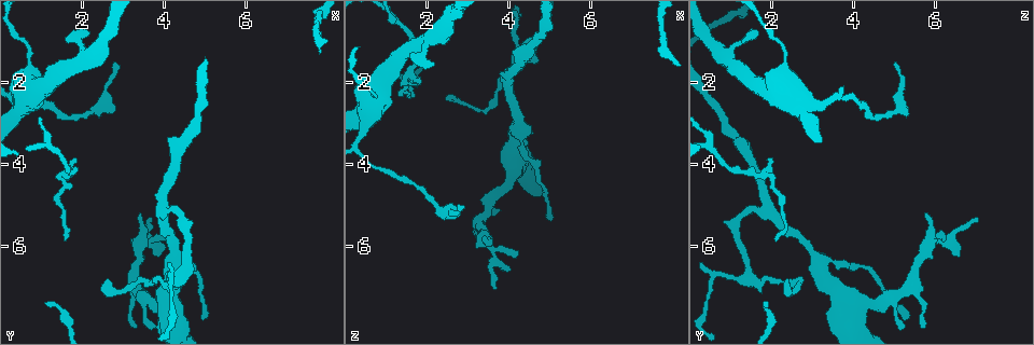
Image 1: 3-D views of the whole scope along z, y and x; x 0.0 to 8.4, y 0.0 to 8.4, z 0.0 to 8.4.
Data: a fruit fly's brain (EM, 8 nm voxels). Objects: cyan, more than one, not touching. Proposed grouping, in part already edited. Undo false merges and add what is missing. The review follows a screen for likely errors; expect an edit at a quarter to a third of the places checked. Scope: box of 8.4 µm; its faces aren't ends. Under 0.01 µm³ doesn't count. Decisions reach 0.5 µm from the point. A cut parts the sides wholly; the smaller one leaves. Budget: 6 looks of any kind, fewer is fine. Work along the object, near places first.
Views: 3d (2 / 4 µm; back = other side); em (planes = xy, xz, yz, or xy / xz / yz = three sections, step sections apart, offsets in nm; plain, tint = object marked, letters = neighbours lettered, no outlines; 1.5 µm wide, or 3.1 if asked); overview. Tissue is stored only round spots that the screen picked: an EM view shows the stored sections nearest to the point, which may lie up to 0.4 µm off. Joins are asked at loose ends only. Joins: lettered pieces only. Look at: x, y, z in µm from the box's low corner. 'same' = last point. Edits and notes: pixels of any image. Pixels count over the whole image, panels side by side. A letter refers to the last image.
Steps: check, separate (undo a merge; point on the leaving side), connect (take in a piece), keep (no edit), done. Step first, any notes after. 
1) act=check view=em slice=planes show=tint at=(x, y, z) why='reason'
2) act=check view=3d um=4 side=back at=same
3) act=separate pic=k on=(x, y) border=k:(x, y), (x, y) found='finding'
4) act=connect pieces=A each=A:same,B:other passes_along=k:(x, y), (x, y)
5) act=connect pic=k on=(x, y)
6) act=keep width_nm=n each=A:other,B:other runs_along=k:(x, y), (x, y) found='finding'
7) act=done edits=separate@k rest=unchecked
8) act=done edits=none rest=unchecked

act=check view=3d um=2 at=(2.25, 0.80, 1.55) why='branch stops here'

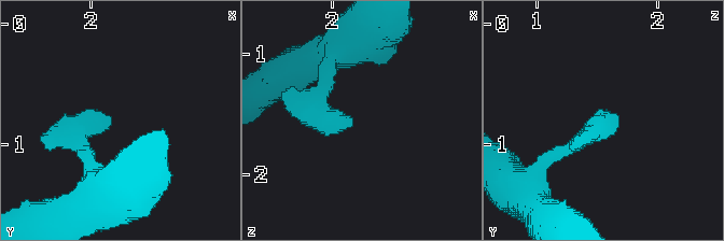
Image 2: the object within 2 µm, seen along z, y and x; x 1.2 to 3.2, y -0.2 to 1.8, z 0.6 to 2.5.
act=check view=em slice=planes show=letters at=(2.16, 0.80, 1.56) why='now the EM'

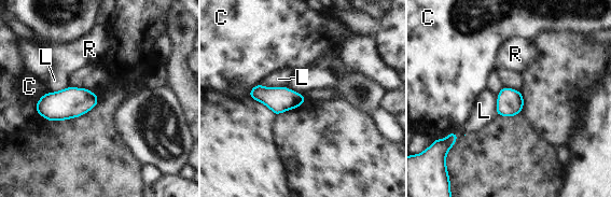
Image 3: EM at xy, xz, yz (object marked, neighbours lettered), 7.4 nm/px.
act=keep each=C:other,L:other,R:other border=3:(259, 83), (263, 86), (282, 87) found='no lettered piece goes on from it'

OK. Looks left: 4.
act=check view=em slice=planes show=letters at=(2.75, 1.55, 4.95) why='branch stops here'

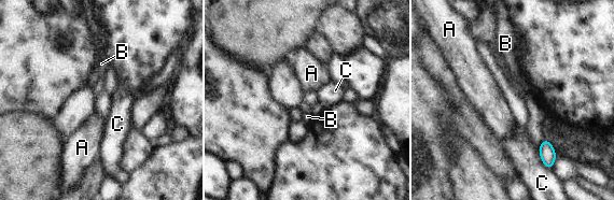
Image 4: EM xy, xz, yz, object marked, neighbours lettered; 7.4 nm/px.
act=keep longest_contact=C:170nm each=A:other,B:other,C:other border=4:(538, 148), (541, 161), (548, 168) found='no lettered piece goes on from it'

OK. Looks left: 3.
act=check view=3d um=4 at=(1.60, 5.85, 2.10) why='thin end'

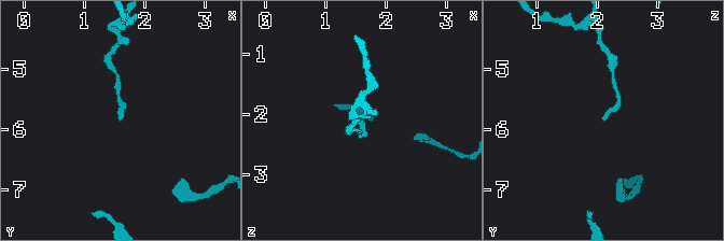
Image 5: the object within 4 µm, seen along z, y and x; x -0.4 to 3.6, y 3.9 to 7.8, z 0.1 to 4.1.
act=check view=em slice=planes show=letters at=(1.60, 5.85, 2.15) why='now the EM'

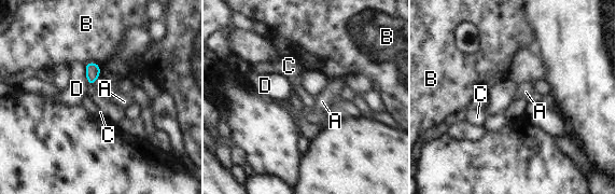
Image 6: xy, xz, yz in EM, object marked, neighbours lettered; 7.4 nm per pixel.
act=keep width_nm=110 each=A:other,B:other,C:other,D:other border=6:(84, 65), (88, 83) found='none of them fits'

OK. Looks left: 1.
act=done edits=none rest=unchecked

